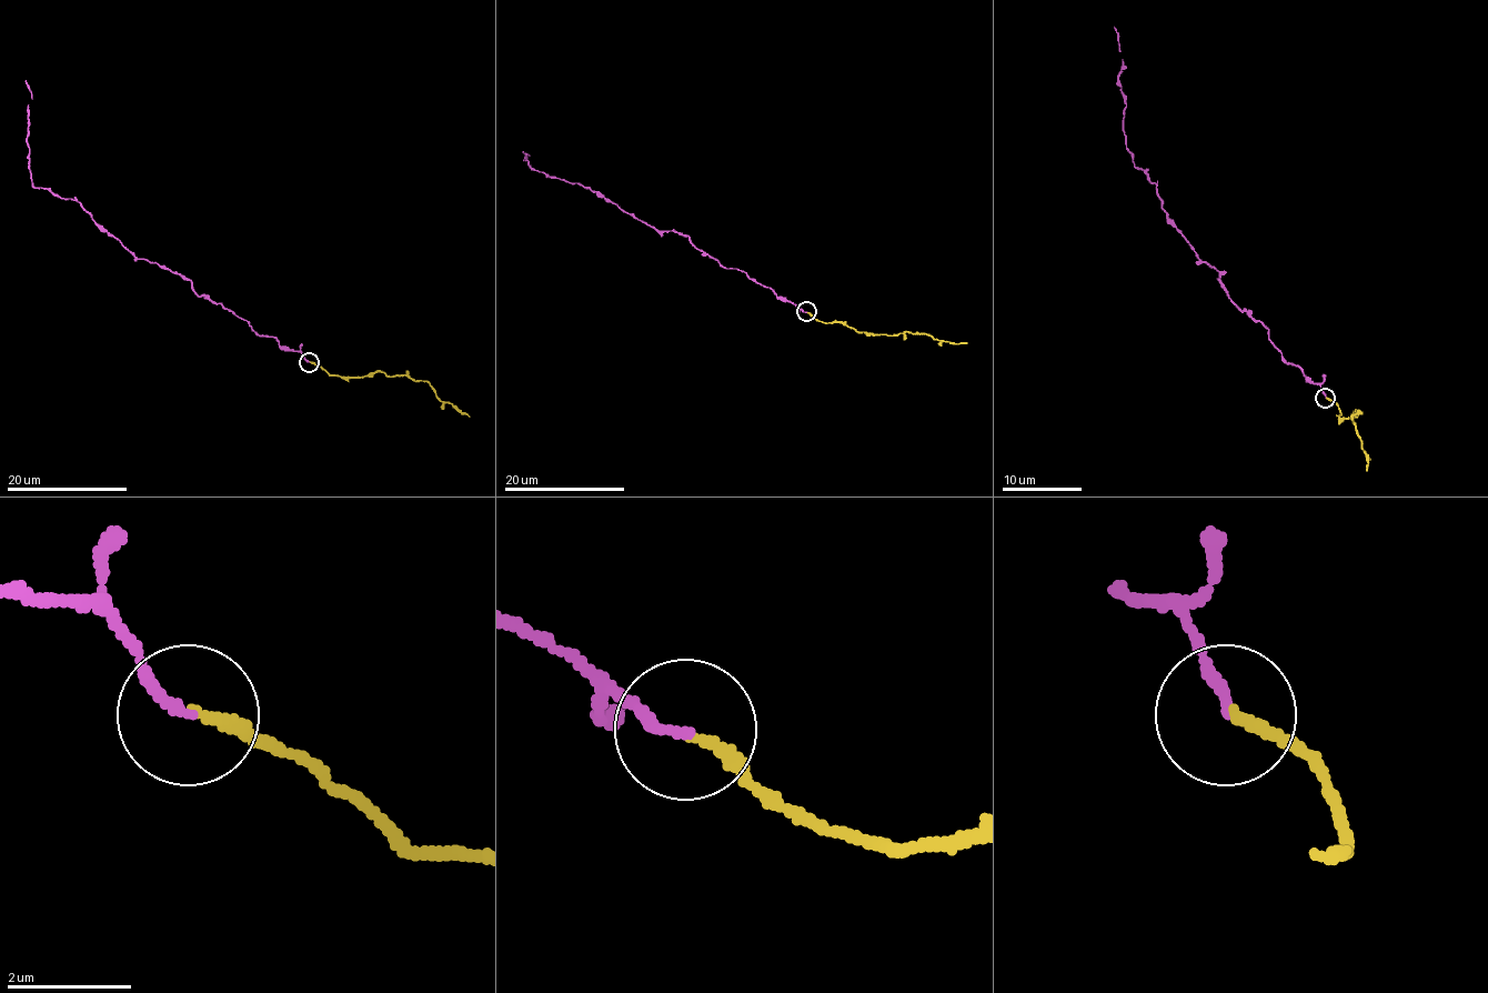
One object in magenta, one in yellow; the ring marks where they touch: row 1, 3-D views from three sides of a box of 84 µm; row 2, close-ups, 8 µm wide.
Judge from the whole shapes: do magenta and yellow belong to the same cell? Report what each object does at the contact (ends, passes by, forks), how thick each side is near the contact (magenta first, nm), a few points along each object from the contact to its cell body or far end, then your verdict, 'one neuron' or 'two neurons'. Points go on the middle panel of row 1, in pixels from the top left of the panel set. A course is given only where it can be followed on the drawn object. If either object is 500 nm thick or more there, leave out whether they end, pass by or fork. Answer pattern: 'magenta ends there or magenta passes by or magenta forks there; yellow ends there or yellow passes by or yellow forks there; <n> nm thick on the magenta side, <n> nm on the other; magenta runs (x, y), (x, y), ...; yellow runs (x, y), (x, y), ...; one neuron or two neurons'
magenta ends there; yellow ends there; 170 nm thick on the magenta side, 190 nm on the other; magenta runs (805, 312), (783, 301), (743, 271), (725, 268), (687, 237), (657, 230), (595, 191), (533, 170), (523, 151); yellow runs (805, 312), (822, 322), (846, 324), (858, 331), (881, 334), (908, 331), (939, 340), (967, 342); one neuron

